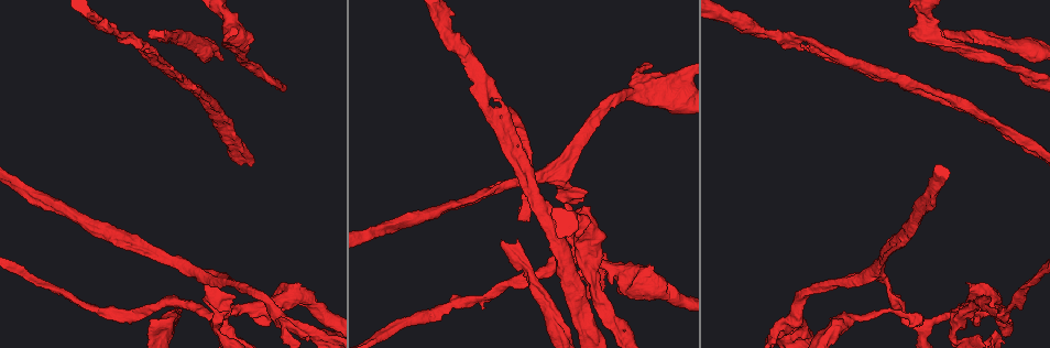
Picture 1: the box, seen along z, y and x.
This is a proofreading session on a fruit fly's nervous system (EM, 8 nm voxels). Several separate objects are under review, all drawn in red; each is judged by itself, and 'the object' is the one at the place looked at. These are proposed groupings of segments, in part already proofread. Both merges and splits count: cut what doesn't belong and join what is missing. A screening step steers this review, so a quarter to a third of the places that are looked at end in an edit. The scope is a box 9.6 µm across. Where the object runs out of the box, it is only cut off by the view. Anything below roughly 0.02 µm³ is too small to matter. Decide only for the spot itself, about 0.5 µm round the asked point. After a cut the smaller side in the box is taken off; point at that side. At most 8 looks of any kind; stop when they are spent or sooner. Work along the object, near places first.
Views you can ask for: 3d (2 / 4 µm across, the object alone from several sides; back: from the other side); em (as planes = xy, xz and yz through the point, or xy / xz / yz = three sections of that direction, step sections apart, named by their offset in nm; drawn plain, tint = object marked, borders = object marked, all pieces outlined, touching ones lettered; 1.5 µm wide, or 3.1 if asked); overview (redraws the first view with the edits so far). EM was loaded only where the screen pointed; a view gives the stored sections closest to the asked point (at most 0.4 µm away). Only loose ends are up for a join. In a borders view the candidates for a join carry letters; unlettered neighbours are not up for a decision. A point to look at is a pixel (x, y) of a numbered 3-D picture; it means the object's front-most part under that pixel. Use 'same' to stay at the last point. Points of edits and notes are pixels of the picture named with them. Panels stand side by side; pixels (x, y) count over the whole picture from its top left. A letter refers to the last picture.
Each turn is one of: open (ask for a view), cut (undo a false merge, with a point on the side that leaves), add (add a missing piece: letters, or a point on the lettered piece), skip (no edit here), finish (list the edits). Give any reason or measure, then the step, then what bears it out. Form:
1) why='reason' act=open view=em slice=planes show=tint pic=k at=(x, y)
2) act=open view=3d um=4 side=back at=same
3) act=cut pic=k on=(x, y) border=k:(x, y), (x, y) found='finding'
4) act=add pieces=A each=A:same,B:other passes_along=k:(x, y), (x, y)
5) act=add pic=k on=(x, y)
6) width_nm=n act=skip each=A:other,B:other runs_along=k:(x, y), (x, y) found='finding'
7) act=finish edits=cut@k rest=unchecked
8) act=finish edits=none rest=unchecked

why='calibre changes' act=open view=em slice=xy step=8 show=tint pic=1 at=(627, 274)

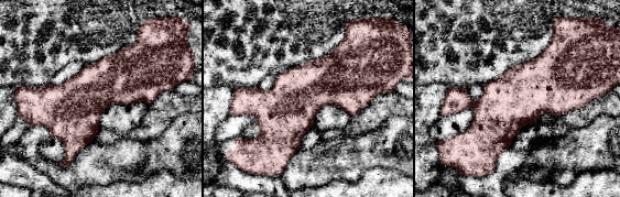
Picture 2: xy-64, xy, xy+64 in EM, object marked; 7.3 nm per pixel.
act=open view=em slice=planes show=borders at=same

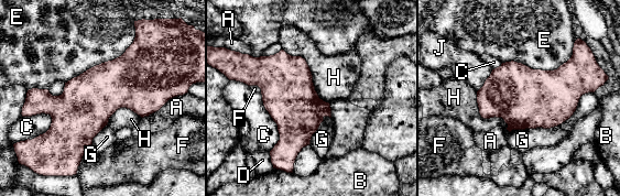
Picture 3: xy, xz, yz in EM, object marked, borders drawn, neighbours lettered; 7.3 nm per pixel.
act=skip each=A:other,B:other,C:other,D:other,E:other,F:other,G:other,H:other,J:other border=3:(282, 48), (305, 60), (328, 102) found='one cell here'

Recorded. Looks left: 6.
why='tapers out' act=open view=3d um=4 pic=1 at=(920, 319)

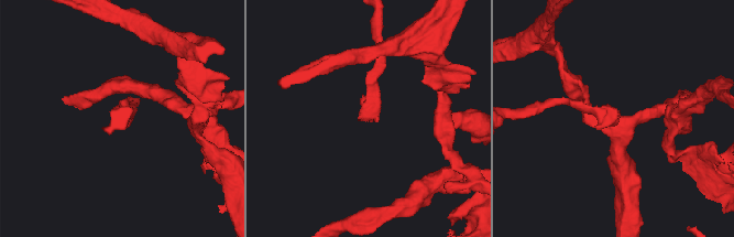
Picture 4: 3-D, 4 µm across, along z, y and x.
why='shape alone is not enough' act=open view=em slice=yz step=8 show=borders pic=4 at=(616, 118)

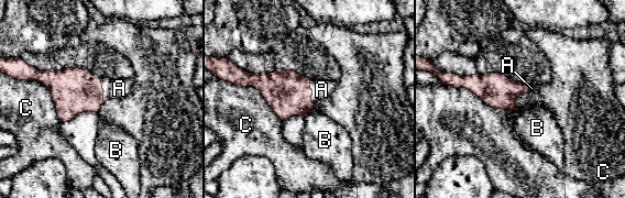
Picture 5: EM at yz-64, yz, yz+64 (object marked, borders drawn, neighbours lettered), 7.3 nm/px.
longest_contact=C:550nm act=add pieces=A each=A:same,B:other,C:other passes_along=5:(288, 94), (311, 91), (321, 89) found='it goes on there'

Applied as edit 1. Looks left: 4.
why='closes a loop' act=open view=3d um=4 pic=1 at=(512, 121)

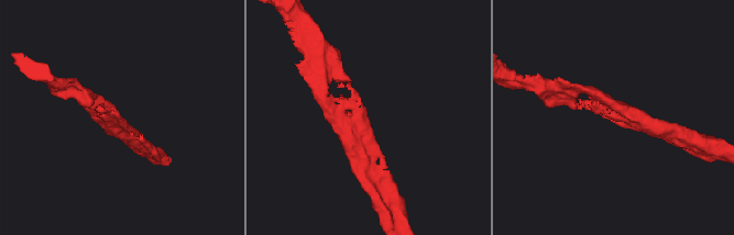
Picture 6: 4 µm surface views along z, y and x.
why='now the EM' act=open view=em slice=yz step=8 show=tint pic=6 at=(364, 121)

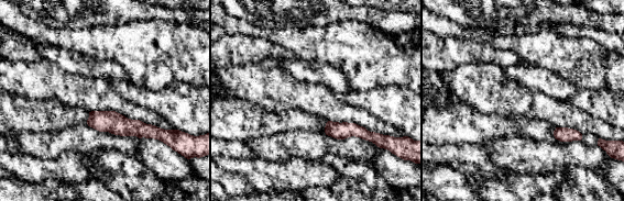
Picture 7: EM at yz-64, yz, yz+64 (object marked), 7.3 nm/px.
why='cut it another way' act=open view=em slice=planes show=borders at=same

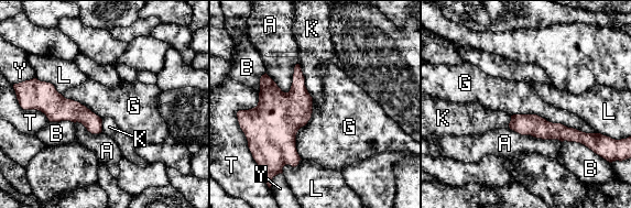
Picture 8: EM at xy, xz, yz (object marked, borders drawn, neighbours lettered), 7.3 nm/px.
width_nm=20 act=skip each=A:other,B:other,G:other,K:other,L:other,T:other,Y:other border=8:(511, 115), (539, 115), (569, 128) found='all the same cell'

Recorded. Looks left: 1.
act=finish edits=add@5 rest=unchecked

